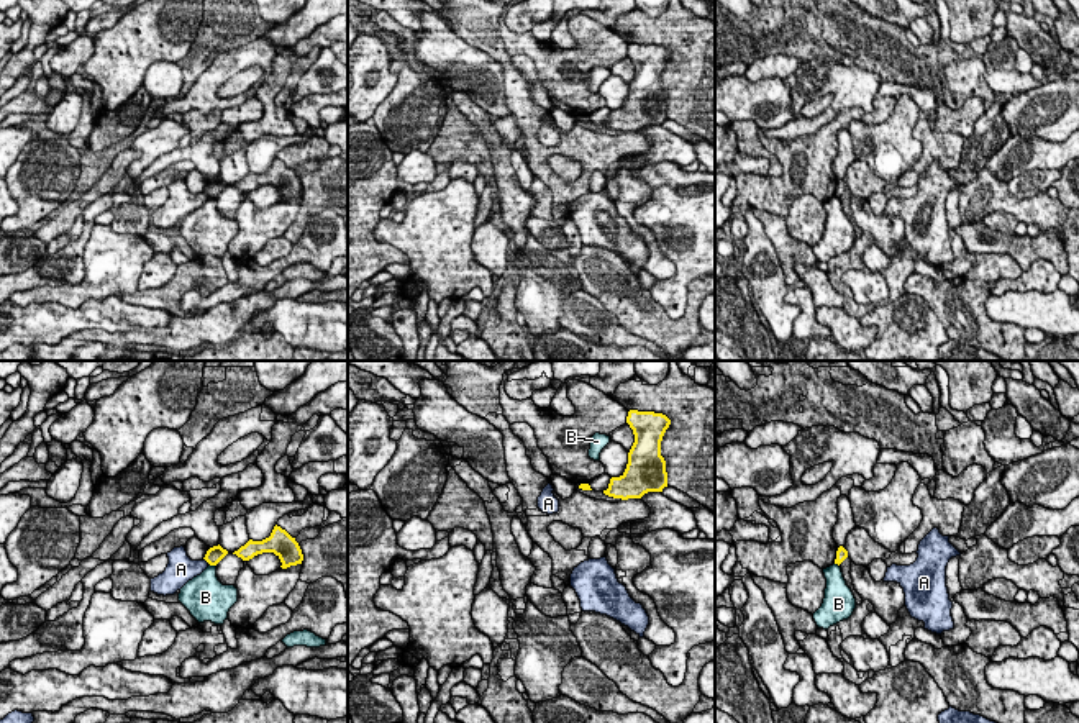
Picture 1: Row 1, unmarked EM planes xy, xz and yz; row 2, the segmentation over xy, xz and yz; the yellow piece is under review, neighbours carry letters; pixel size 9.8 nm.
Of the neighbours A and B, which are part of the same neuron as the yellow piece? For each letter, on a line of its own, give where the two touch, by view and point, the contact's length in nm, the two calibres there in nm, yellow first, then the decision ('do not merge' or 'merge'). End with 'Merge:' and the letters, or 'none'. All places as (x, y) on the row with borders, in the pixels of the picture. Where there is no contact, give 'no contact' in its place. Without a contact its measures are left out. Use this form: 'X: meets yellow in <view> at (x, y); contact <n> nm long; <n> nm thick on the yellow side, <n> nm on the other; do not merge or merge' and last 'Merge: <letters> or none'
A: meets yellow in xy at (207, 561); contact 80 nm long; 160 nm thick on the yellow side, 240 nm on the other; do not merge
B: meets yellow in xy at (213, 564); contact 70 nm long; 160 nm thick on the yellow side, 300 nm on the other; do not merge
Merge: none

